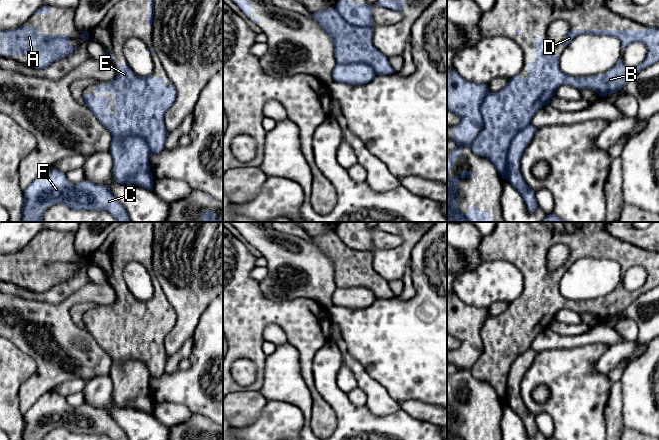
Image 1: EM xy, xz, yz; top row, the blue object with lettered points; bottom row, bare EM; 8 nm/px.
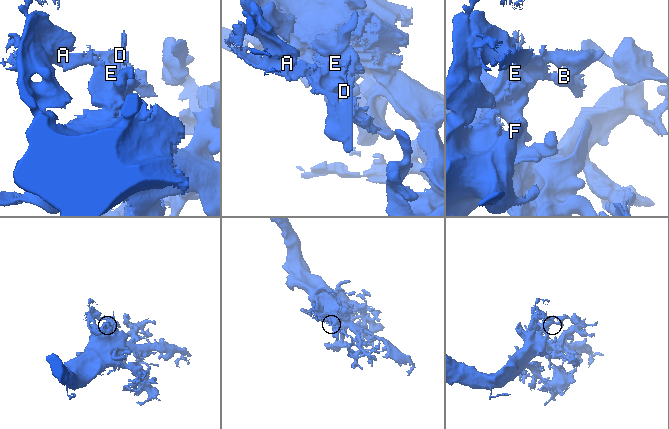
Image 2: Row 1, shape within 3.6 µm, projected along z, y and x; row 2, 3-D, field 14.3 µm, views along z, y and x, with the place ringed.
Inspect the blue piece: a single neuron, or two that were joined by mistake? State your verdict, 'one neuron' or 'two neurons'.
two neurons

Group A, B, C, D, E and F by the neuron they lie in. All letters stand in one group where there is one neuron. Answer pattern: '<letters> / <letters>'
A B D E / C F

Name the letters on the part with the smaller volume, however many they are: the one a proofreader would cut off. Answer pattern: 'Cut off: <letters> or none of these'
Cut off: A, B, D, E

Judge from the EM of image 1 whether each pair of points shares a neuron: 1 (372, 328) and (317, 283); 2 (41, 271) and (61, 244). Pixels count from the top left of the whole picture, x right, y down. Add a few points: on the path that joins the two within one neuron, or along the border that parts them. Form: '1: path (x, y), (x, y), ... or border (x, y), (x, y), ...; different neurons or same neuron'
1: border (334, 305), (328, 309); different neurons
2: path (43, 264), (54, 251); same neuron

